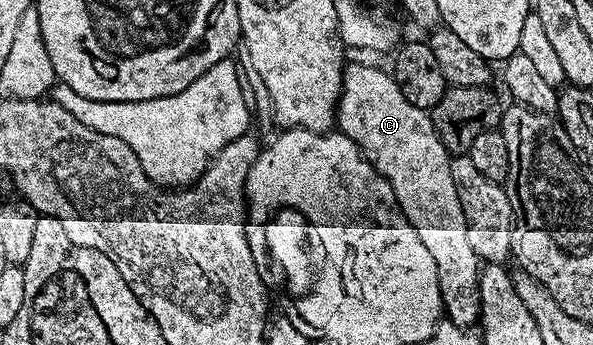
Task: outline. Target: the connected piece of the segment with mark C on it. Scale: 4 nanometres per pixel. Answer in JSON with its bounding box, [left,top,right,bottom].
[336,62,480,327]

